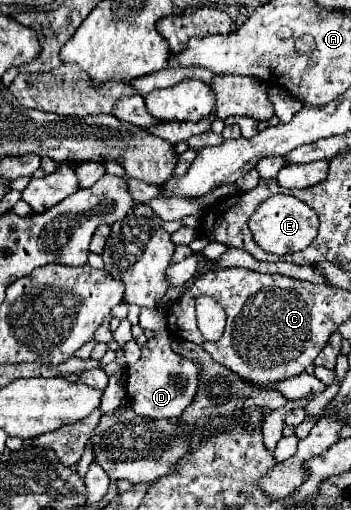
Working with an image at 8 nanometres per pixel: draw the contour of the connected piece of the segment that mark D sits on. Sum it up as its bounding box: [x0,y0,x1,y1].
[127,329,199,419]

